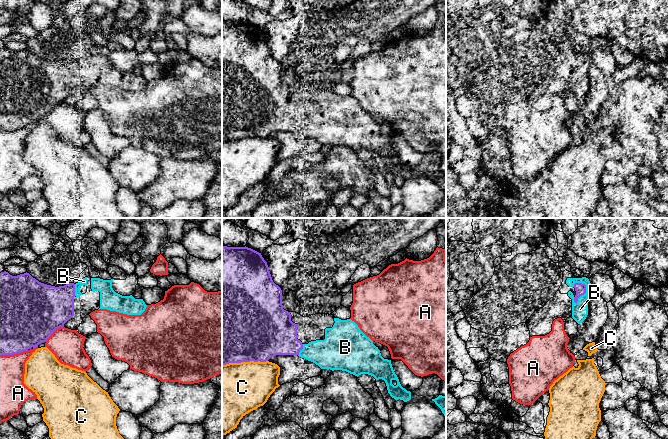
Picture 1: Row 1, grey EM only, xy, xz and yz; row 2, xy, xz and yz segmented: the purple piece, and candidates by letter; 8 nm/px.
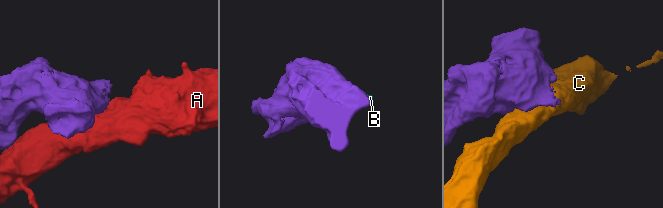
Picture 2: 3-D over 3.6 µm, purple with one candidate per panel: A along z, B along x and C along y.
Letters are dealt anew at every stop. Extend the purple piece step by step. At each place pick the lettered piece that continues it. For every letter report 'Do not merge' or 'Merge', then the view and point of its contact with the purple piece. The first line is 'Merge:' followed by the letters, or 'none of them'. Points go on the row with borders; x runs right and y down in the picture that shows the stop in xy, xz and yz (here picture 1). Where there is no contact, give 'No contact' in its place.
Merge: B
A: Do not merge. Touches purple at xy (53, 331)
B: Merge. Touches purple at yz (583, 294)
C: Do not merge. Touches purple at xz (244, 361)

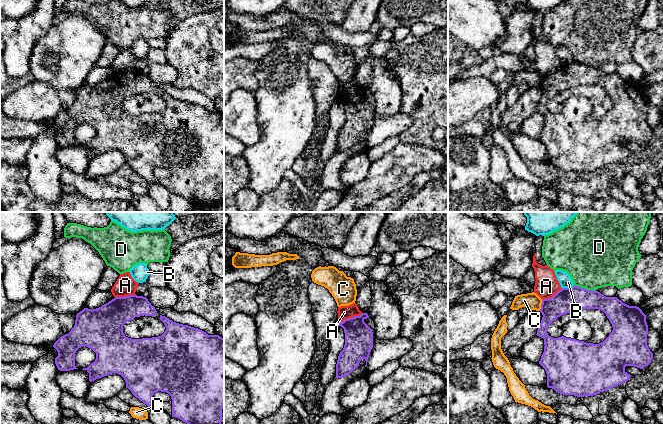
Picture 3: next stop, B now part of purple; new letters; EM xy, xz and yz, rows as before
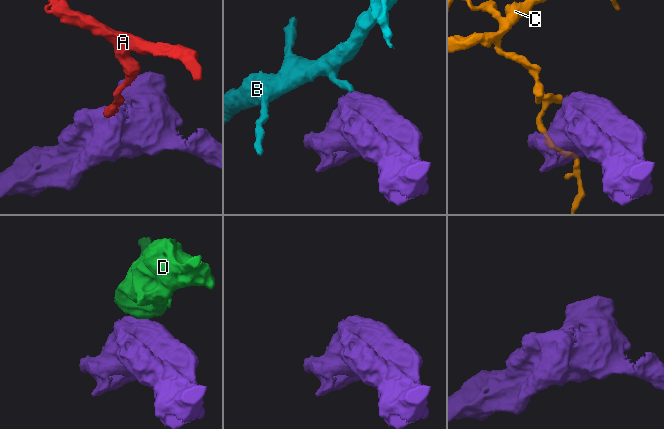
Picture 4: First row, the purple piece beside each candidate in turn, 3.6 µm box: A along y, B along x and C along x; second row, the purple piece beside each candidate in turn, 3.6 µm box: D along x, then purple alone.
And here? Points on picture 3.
Merge: none of them
A: Do not merge. Touches purple at xz (350, 318)
B: Do not merge. Touches purple at yz (568, 288)
C: Do not merge. Touches purple at yz (541, 305)
D: Do not merge. Touches purple at yz (585, 289)

